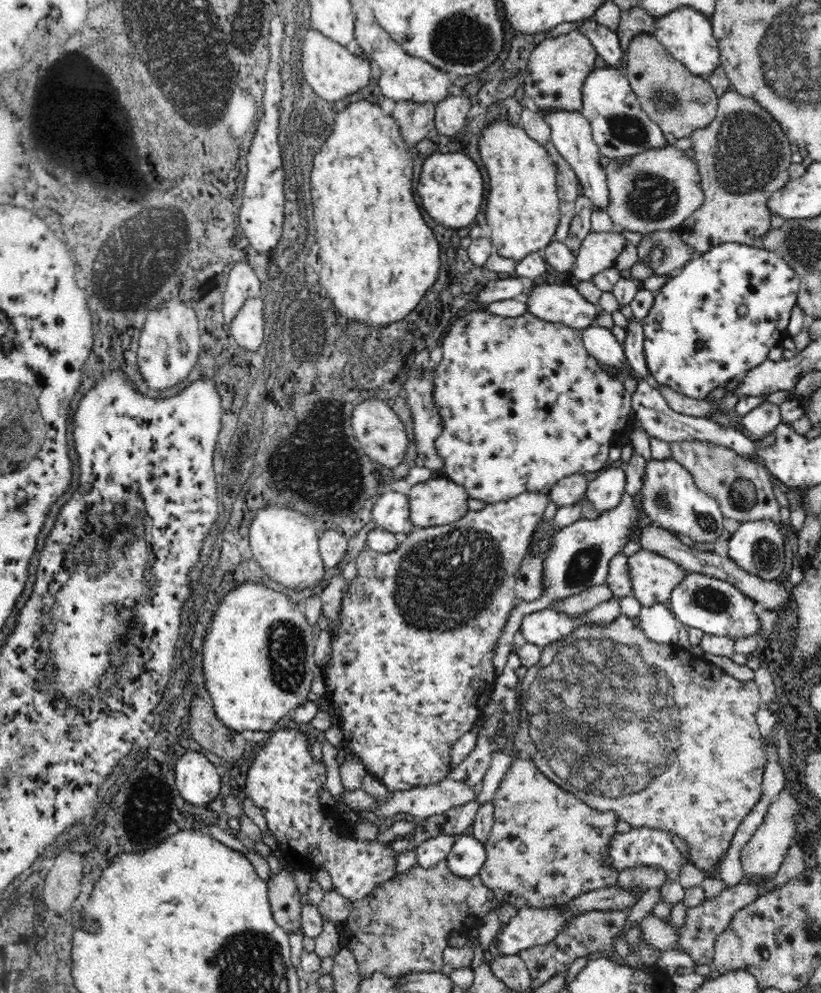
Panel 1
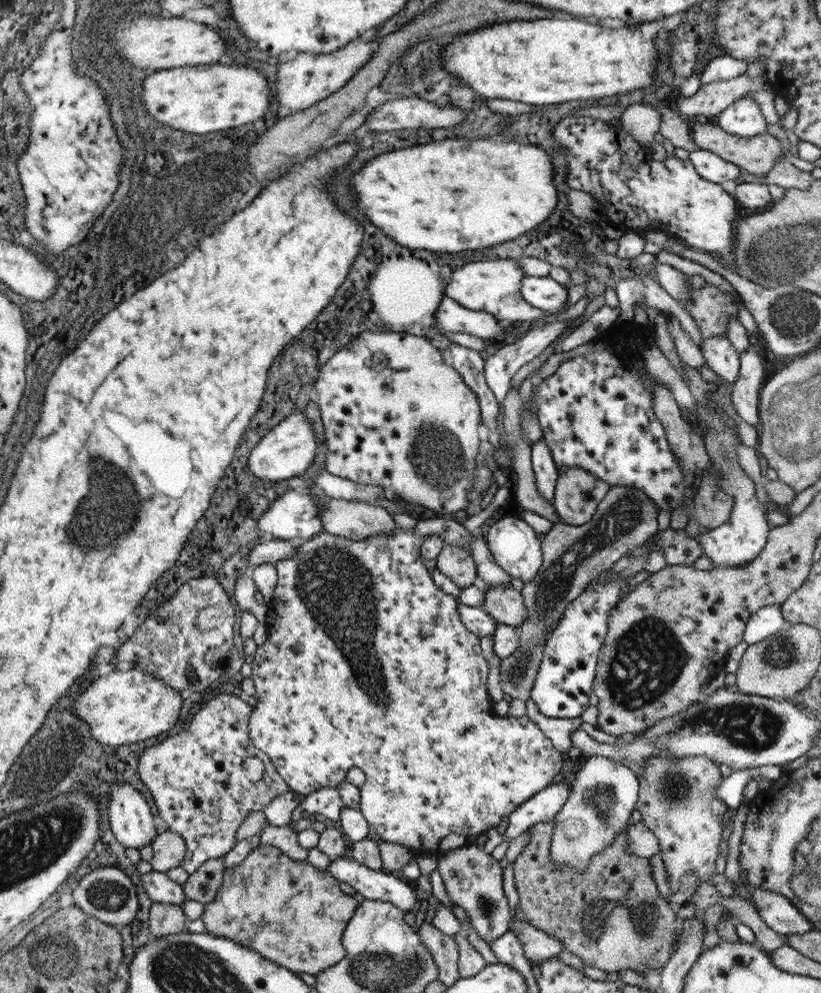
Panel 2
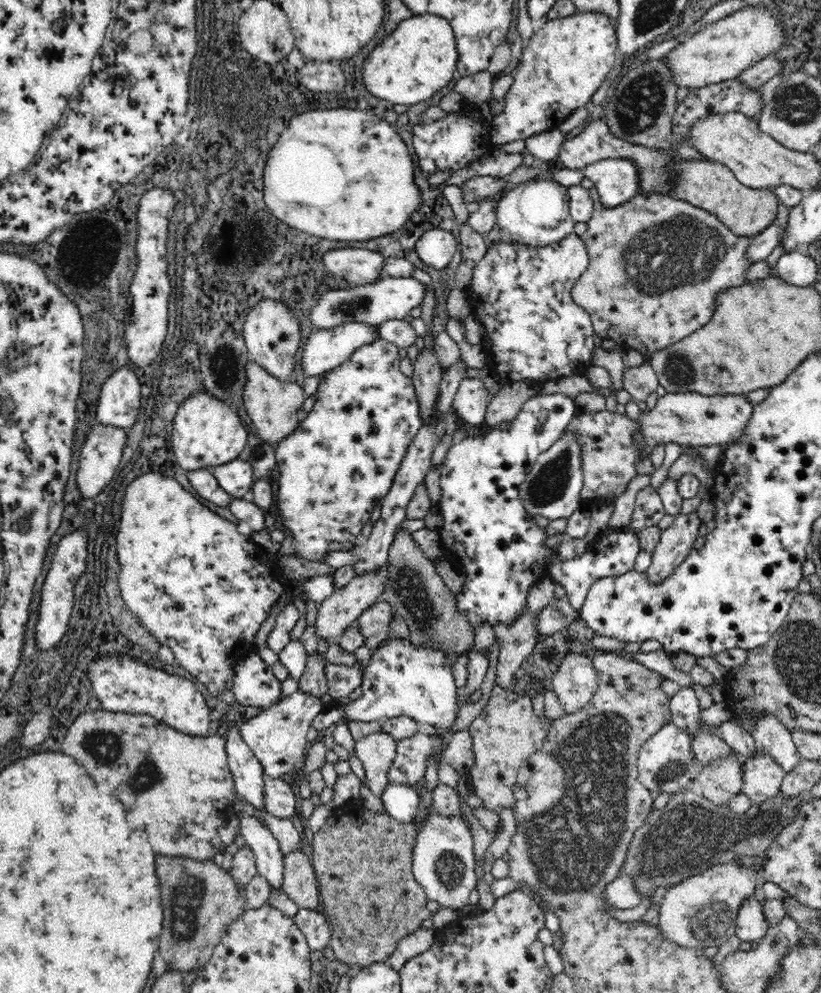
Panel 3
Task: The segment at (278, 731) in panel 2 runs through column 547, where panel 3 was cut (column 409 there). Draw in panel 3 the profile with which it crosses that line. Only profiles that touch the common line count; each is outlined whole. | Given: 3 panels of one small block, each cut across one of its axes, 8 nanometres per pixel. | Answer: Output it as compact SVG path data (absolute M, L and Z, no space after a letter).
M414 734L402 742L396 742L396 760L388 772L388 782L412 786L414 782L422 782L426 776L428 758L436 760L438 748L442 738L440 736L424 736Z

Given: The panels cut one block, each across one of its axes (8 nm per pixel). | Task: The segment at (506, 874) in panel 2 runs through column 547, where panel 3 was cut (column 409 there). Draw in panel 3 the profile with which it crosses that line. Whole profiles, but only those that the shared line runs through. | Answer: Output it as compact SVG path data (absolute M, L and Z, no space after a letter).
M420 928L416 932L412 932L406 940L402 940L398 944L394 956L388 960L390 968L396 970L396 972L402 970L402 966L408 960L412 960L414 956L420 956L422 952L430 950L434 946L434 942L436 942L436 930L424 930L424 928Z

